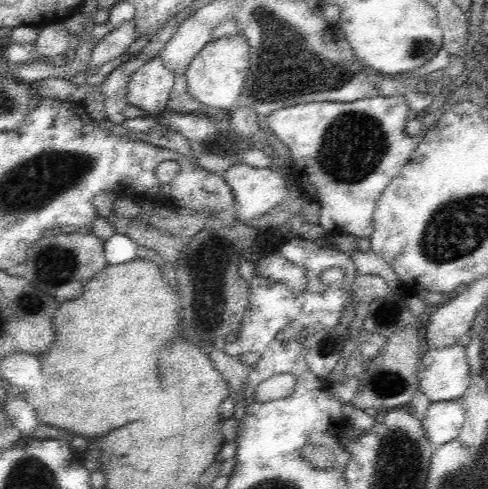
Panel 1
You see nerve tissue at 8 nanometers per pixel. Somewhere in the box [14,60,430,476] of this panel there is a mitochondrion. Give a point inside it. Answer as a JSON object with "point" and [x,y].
{"point":[355,143]}

